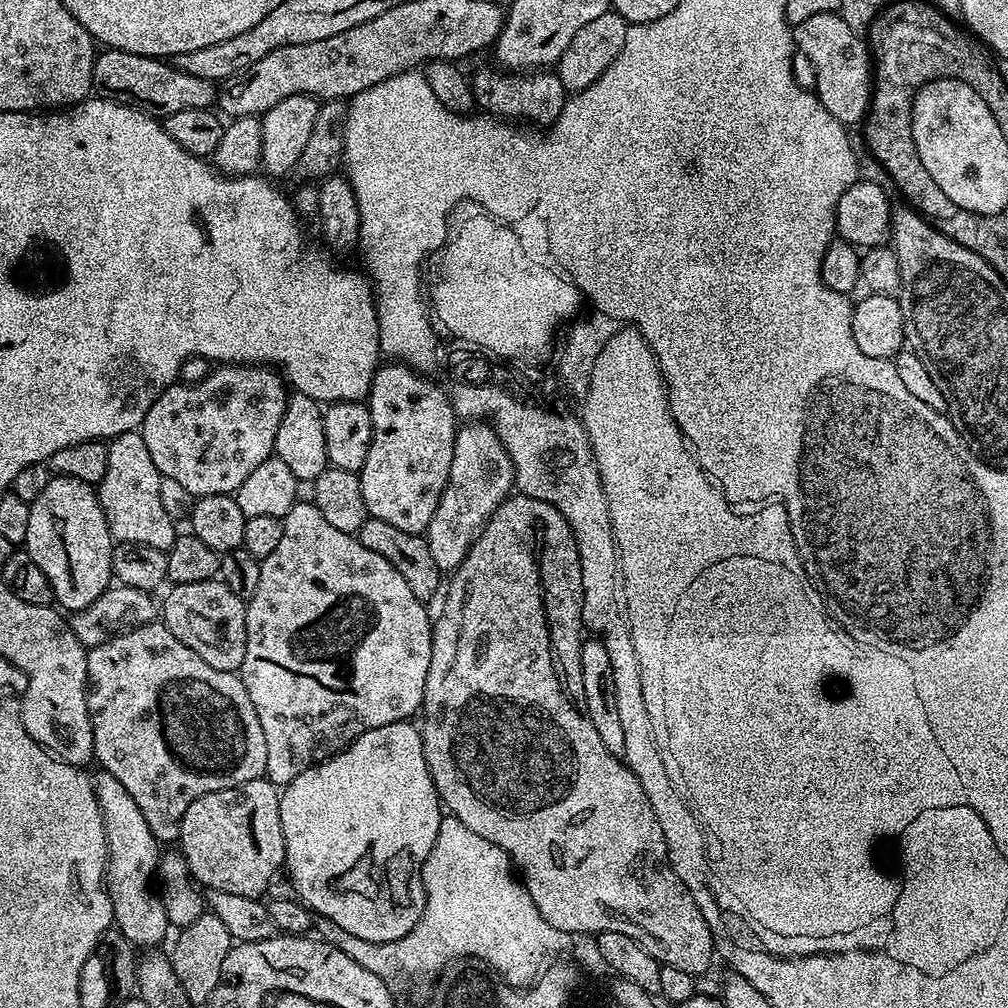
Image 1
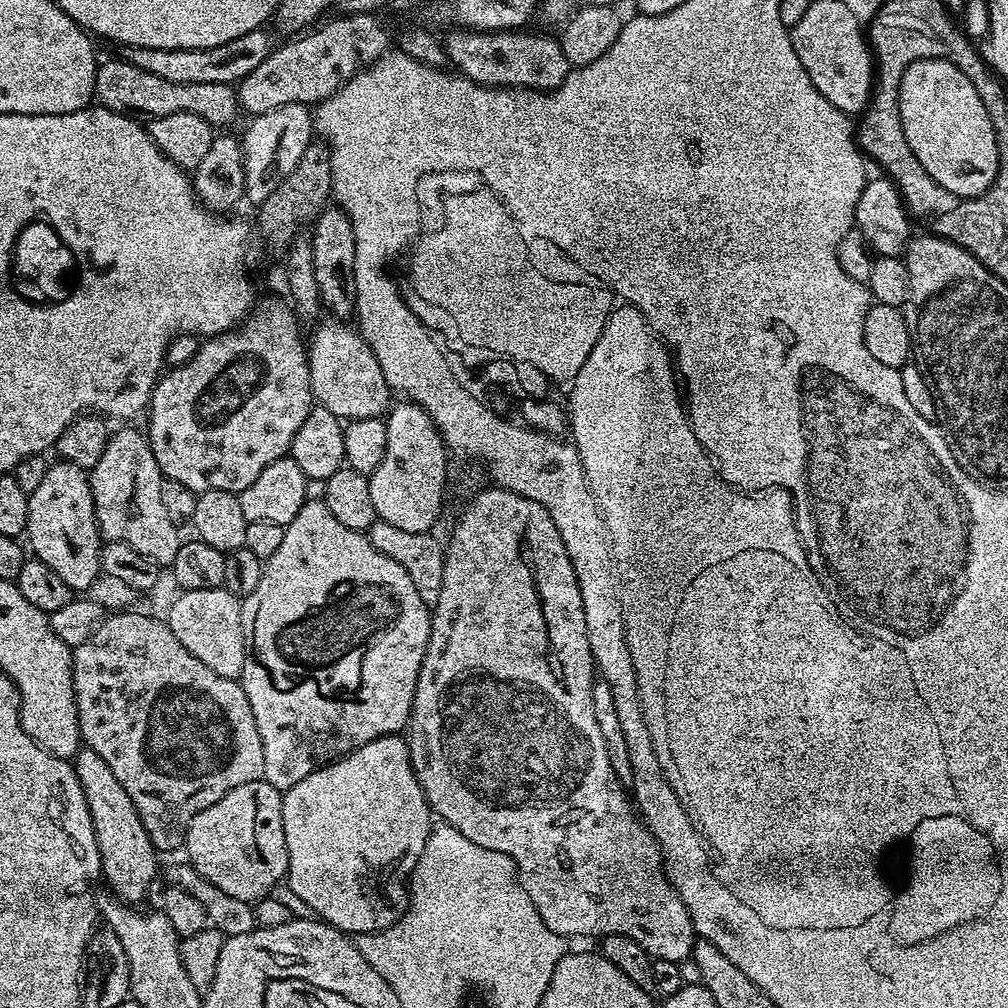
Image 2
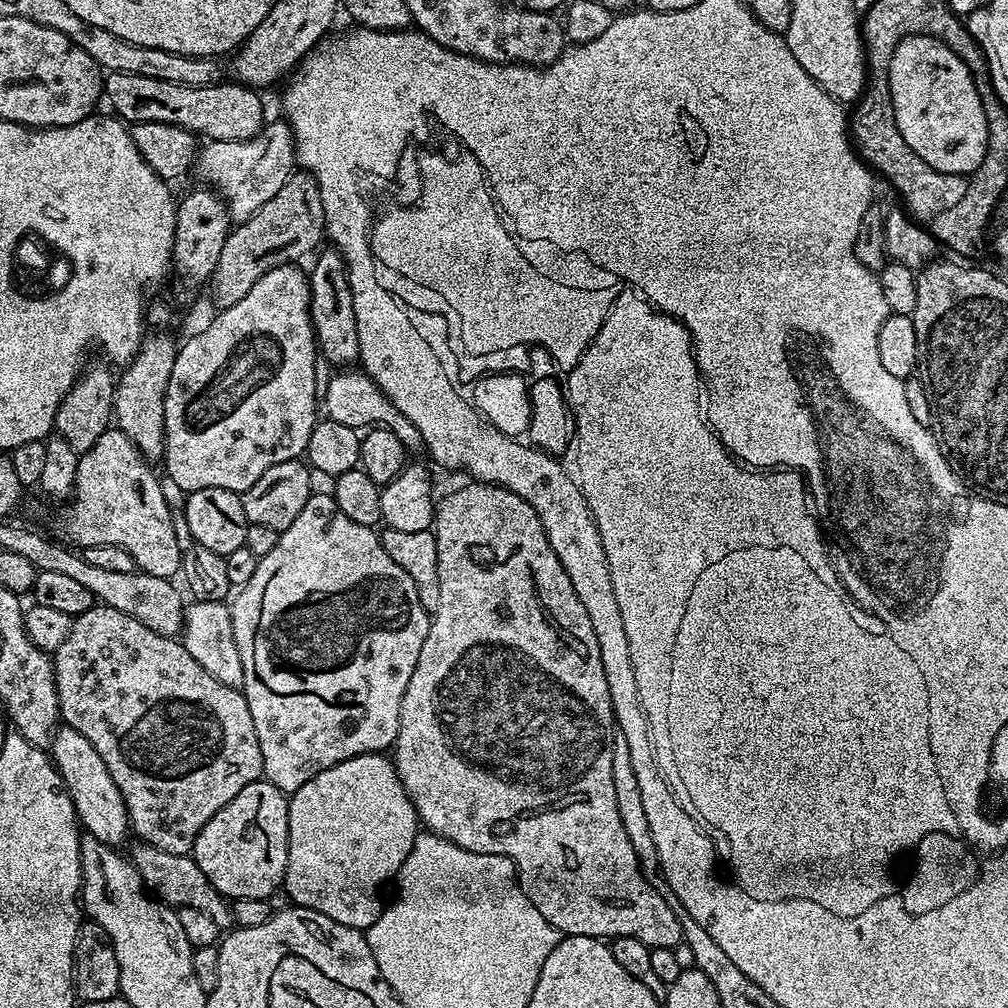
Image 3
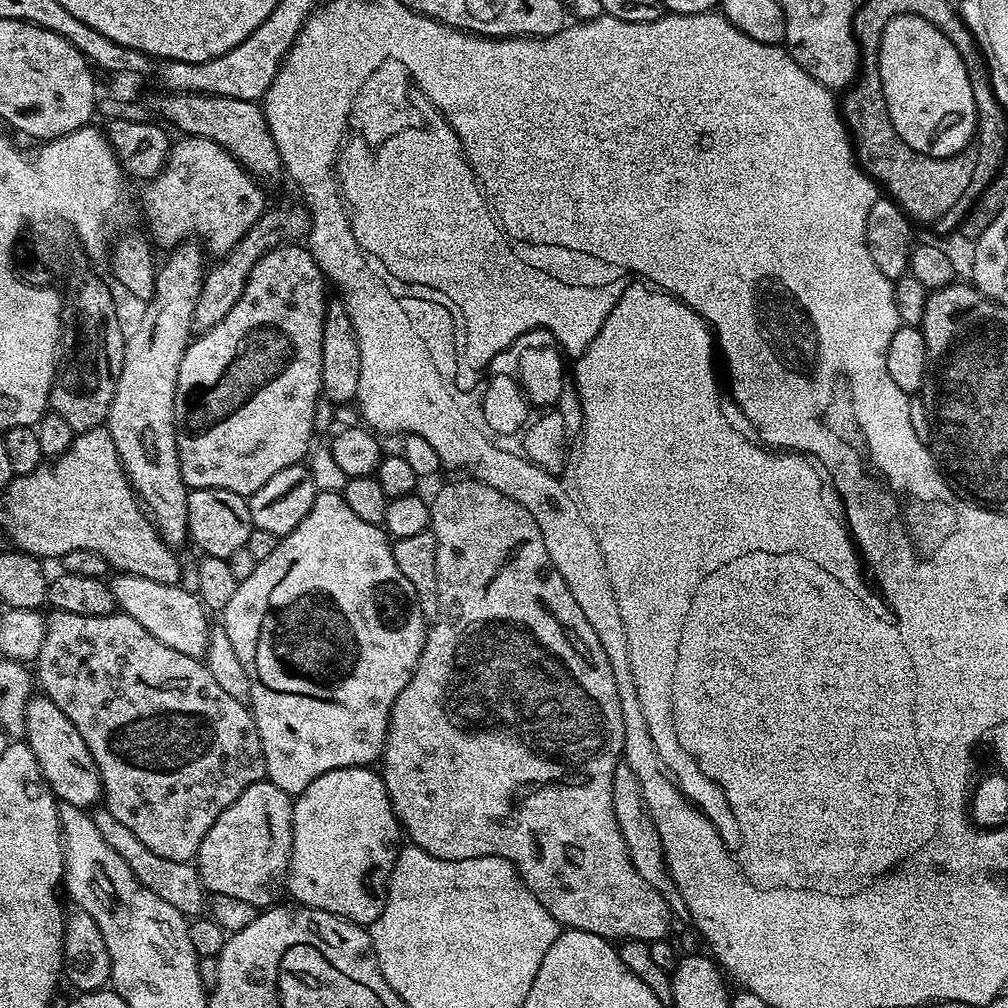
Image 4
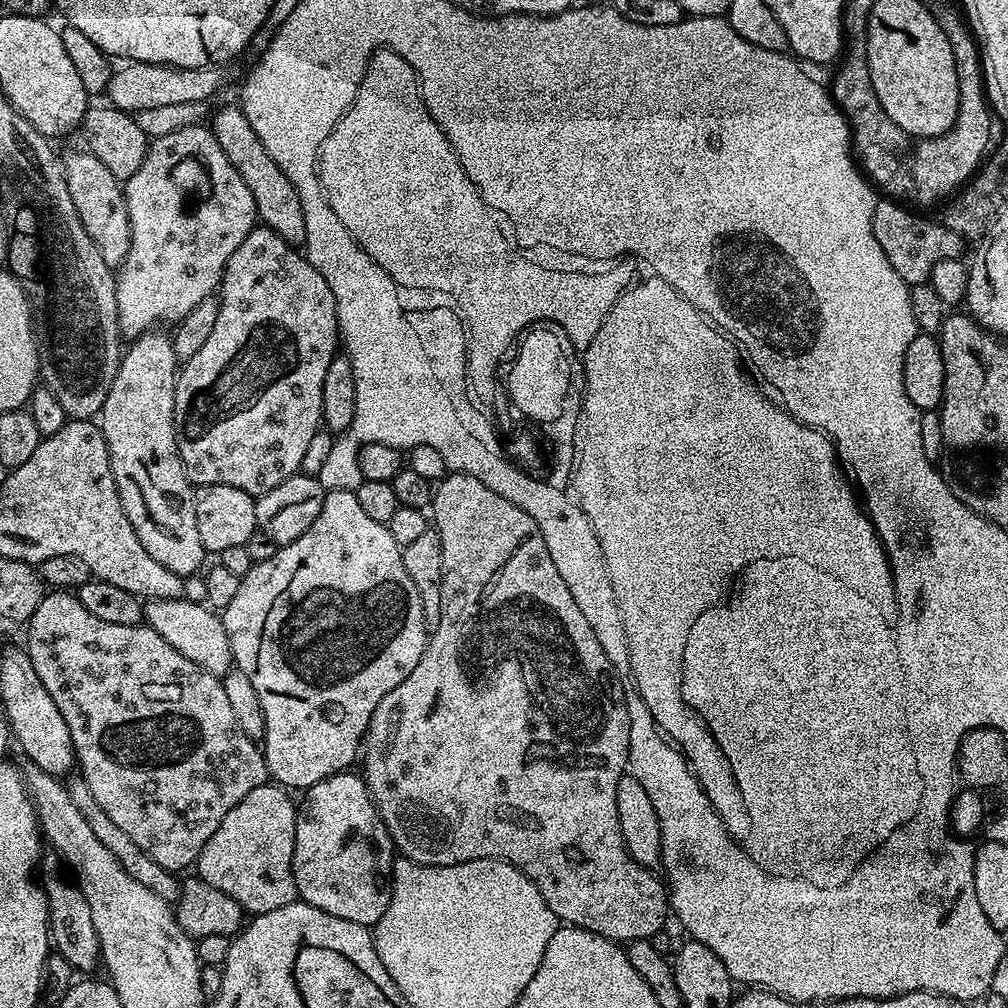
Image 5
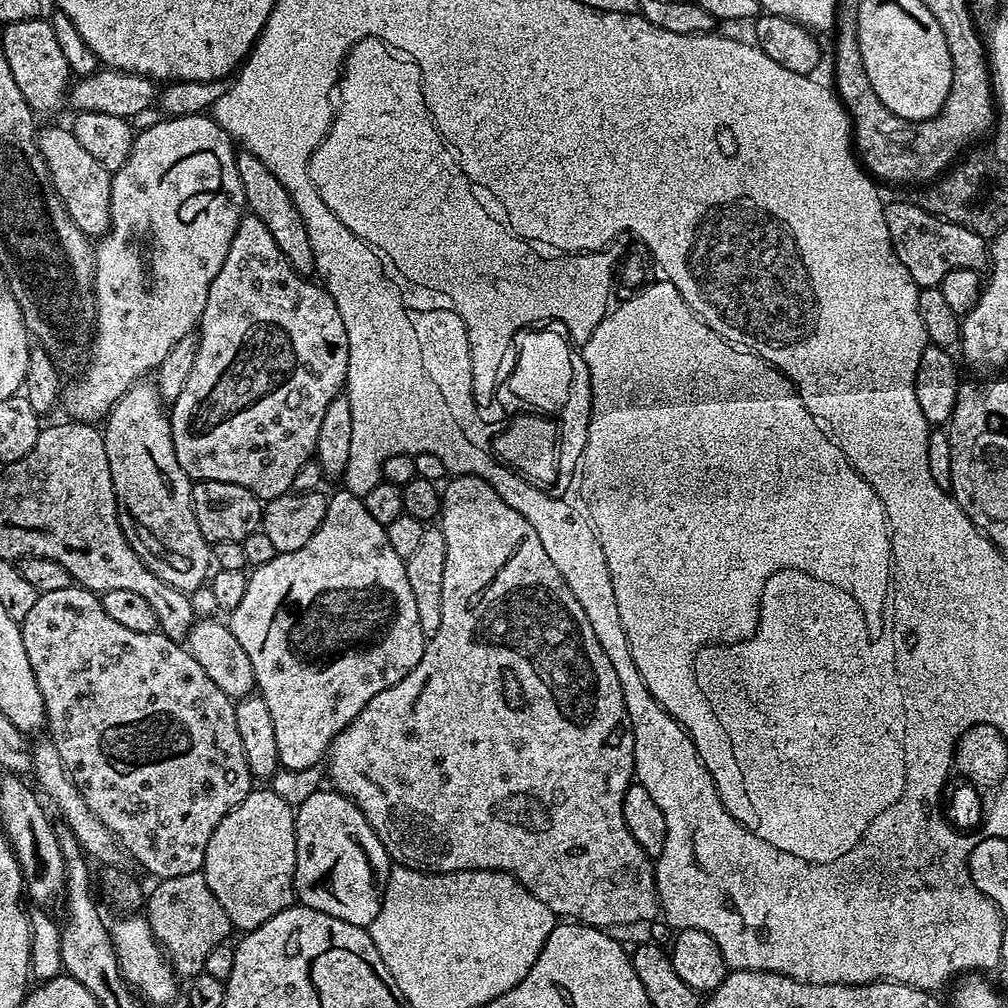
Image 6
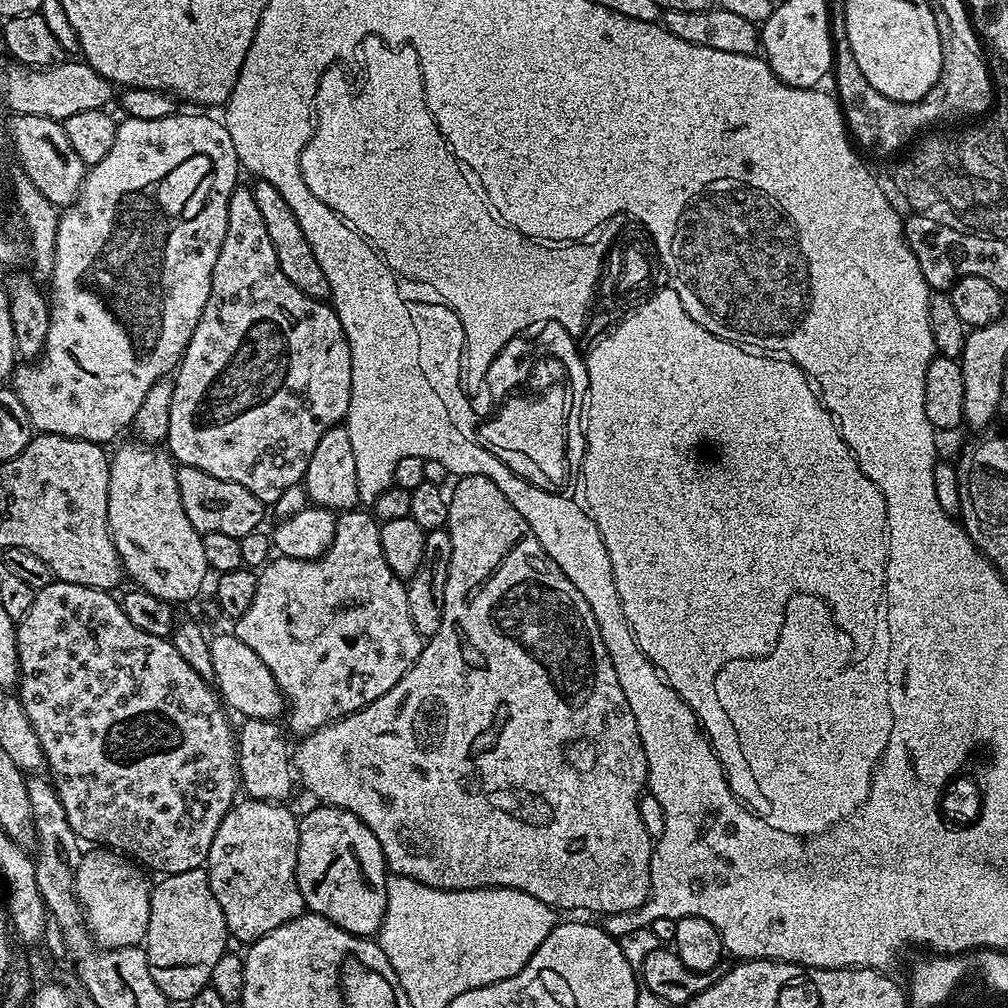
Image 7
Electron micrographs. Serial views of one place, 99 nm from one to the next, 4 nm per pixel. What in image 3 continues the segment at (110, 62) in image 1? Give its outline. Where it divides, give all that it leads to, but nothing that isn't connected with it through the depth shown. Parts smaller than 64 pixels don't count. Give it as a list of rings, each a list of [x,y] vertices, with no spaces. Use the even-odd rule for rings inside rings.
[[[109,72],[103,77],[102,92],[106,97],[106,104],[108,100],[109,106],[113,108],[109,109],[129,125],[141,124],[142,122],[166,122],[170,126],[184,128],[197,138],[207,138],[208,140],[253,140],[266,123],[264,104],[260,101],[261,93],[257,89],[250,88],[248,85],[239,82],[224,83],[217,82],[199,88],[198,86],[182,86],[181,84],[162,82],[162,78],[142,78],[142,74]]]

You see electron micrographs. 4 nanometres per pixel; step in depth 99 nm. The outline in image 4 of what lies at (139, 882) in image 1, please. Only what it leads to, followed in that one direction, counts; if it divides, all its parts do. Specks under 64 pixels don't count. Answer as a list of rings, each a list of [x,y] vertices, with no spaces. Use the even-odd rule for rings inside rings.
[[[43,694],[33,695],[26,706],[26,726],[24,740],[34,754],[44,775],[44,781],[56,795],[60,804],[69,804],[88,810],[101,803],[104,787],[100,781],[100,771],[82,742],[82,734],[74,730],[74,722],[54,706],[50,697]]]

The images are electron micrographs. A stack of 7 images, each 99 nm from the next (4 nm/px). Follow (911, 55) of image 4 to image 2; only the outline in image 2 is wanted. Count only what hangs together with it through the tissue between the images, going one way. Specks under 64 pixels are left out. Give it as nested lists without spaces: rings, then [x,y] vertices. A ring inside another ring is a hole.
[[[924,56],[908,63],[900,82],[898,106],[906,142],[910,142],[914,158],[922,162],[922,170],[926,170],[926,174],[930,174],[938,186],[946,186],[946,190],[950,190],[950,194],[957,198],[981,195],[991,186],[999,170],[998,142],[994,128],[974,84],[970,78],[966,78],[966,74],[962,74],[962,70],[958,70],[958,66],[954,66],[954,62]]]

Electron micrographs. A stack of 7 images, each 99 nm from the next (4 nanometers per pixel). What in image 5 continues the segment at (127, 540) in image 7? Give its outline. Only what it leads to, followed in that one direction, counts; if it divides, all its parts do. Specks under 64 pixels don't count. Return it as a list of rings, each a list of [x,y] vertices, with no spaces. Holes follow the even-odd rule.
[[[164,330],[143,332],[129,343],[132,344],[129,348],[127,345],[120,357],[120,368],[110,386],[110,394],[106,394],[98,423],[106,438],[110,470],[118,486],[118,498],[122,498],[122,510],[126,510],[126,518],[130,518],[130,526],[134,526],[138,542],[146,546],[146,554],[150,554],[154,562],[162,562],[162,566],[166,566],[174,574],[188,578],[191,577],[191,572],[201,571],[200,563],[206,559],[206,553],[202,538],[198,538],[194,485],[188,479],[176,441],[174,402],[178,361],[171,335],[167,331],[160,331]]]

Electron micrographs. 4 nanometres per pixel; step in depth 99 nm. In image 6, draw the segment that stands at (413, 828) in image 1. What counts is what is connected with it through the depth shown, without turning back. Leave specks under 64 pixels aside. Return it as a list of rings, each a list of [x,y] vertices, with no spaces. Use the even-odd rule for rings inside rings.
[[[312,792],[296,813],[296,898],[305,908],[322,910],[322,914],[330,914],[334,918],[342,918],[342,922],[350,922],[359,928],[367,928],[378,918],[378,910],[384,897],[384,883],[388,881],[390,861],[382,842],[378,842],[378,834],[366,822],[362,810],[350,798],[340,792]]]

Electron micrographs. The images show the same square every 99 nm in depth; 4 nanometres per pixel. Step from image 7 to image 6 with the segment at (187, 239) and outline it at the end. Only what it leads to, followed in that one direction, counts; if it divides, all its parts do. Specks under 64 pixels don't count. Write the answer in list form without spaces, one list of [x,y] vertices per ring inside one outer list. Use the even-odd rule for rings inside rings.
[[[199,114],[195,116],[174,116],[171,118],[162,118],[154,126],[149,128],[141,128],[135,133],[132,149],[130,154],[126,158],[126,162],[120,167],[117,172],[112,176],[112,214],[110,230],[105,232],[103,236],[99,237],[94,244],[94,255],[96,258],[96,274],[92,279],[92,294],[96,298],[96,322],[94,325],[94,335],[90,341],[90,353],[92,357],[88,360],[88,380],[76,380],[72,385],[65,387],[62,392],[62,408],[69,412],[71,419],[76,422],[100,422],[107,417],[109,410],[118,402],[126,390],[130,390],[137,382],[143,381],[144,376],[151,373],[162,362],[162,358],[166,358],[166,353],[170,351],[170,346],[174,346],[174,342],[178,342],[178,338],[182,338],[187,332],[193,331],[200,323],[200,315],[204,313],[204,307],[206,306],[206,298],[210,294],[210,282],[214,282],[214,278],[218,278],[218,270],[222,270],[222,262],[226,262],[226,250],[230,250],[230,242],[234,238],[234,230],[238,230],[238,222],[241,216],[245,215],[246,205],[244,202],[244,191],[242,190],[242,182],[238,178],[238,166],[236,165],[236,153],[237,149],[234,147],[234,141],[231,136],[228,135],[226,130],[222,130],[216,124],[216,121],[212,119],[211,115]]]

